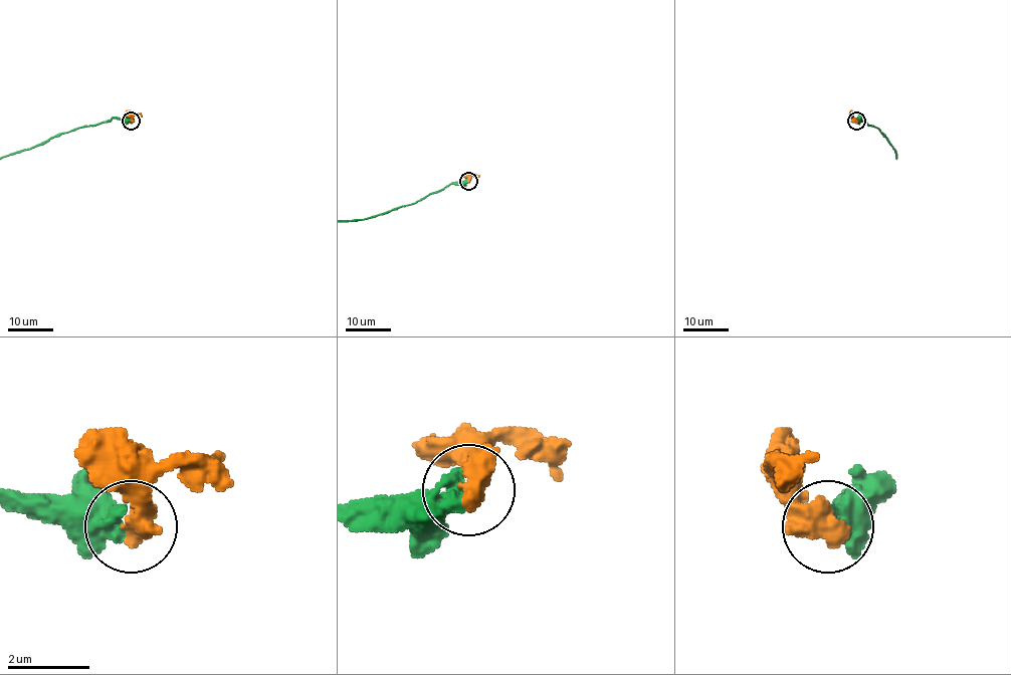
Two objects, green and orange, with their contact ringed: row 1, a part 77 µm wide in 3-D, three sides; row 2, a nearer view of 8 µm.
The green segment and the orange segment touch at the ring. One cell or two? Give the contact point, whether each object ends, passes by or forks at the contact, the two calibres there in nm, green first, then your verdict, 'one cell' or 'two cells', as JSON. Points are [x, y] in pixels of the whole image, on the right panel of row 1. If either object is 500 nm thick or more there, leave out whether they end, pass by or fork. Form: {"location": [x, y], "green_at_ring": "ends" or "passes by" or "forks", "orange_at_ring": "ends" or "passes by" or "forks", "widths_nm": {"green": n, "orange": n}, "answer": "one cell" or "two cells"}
{"location": [856, 121], "widths_nm": {"green": 600, "orange": 650}, "answer": "one cell"}

